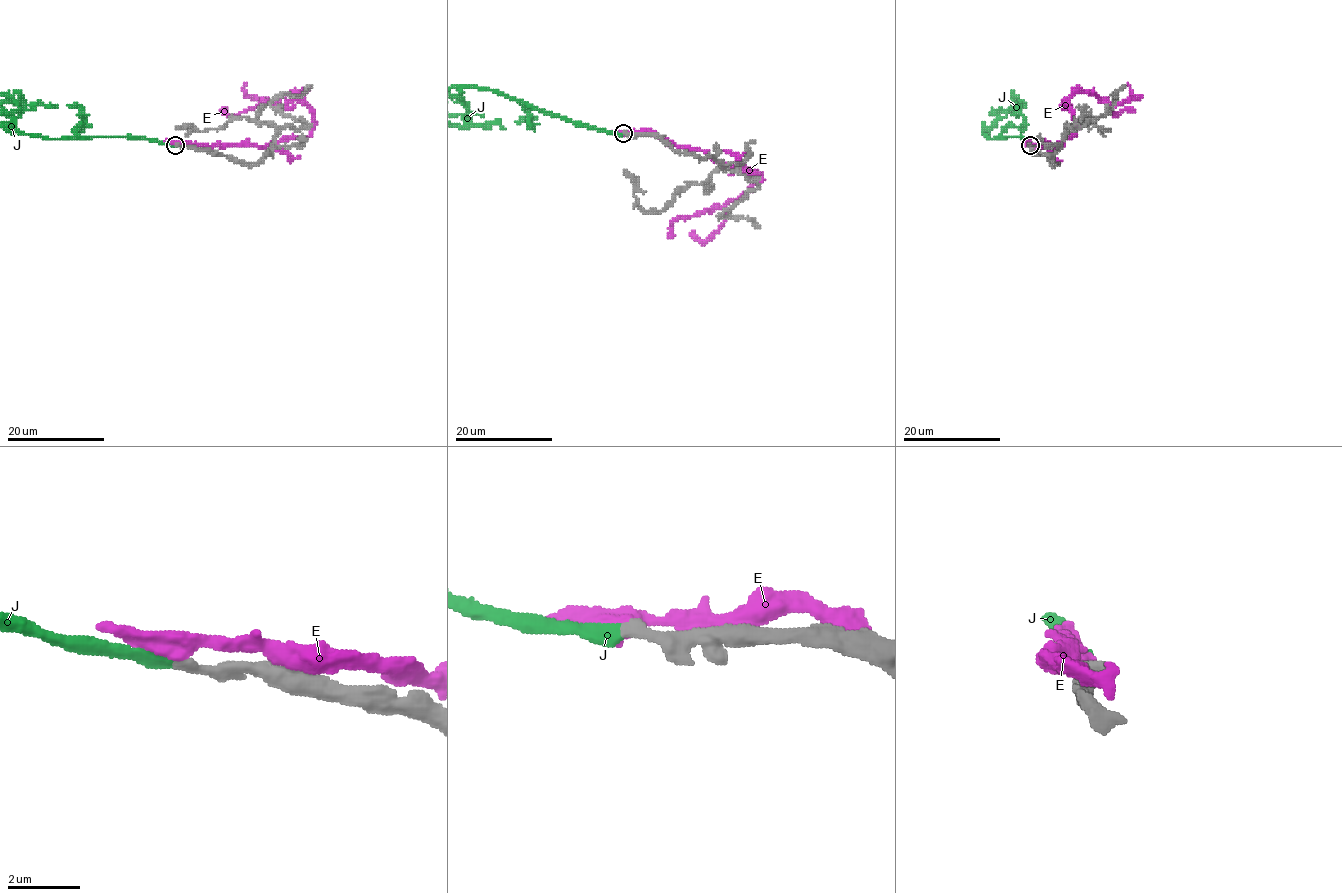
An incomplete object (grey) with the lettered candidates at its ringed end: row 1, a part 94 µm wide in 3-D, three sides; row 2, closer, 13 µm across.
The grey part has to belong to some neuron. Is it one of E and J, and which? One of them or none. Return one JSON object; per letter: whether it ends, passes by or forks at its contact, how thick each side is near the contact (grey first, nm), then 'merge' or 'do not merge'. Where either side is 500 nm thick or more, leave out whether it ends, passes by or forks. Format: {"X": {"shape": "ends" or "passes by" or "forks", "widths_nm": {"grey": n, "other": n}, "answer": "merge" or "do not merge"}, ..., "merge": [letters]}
{"E": {"shape": "passes by", "widths_nm": {"grey": 320, "other": 440}, "answer": "do not merge"}, "J": {"shape": "ends", "widths_nm": {"grey": 300, "other": 400}, "answer": "merge"}, "merge": ["J"]}

